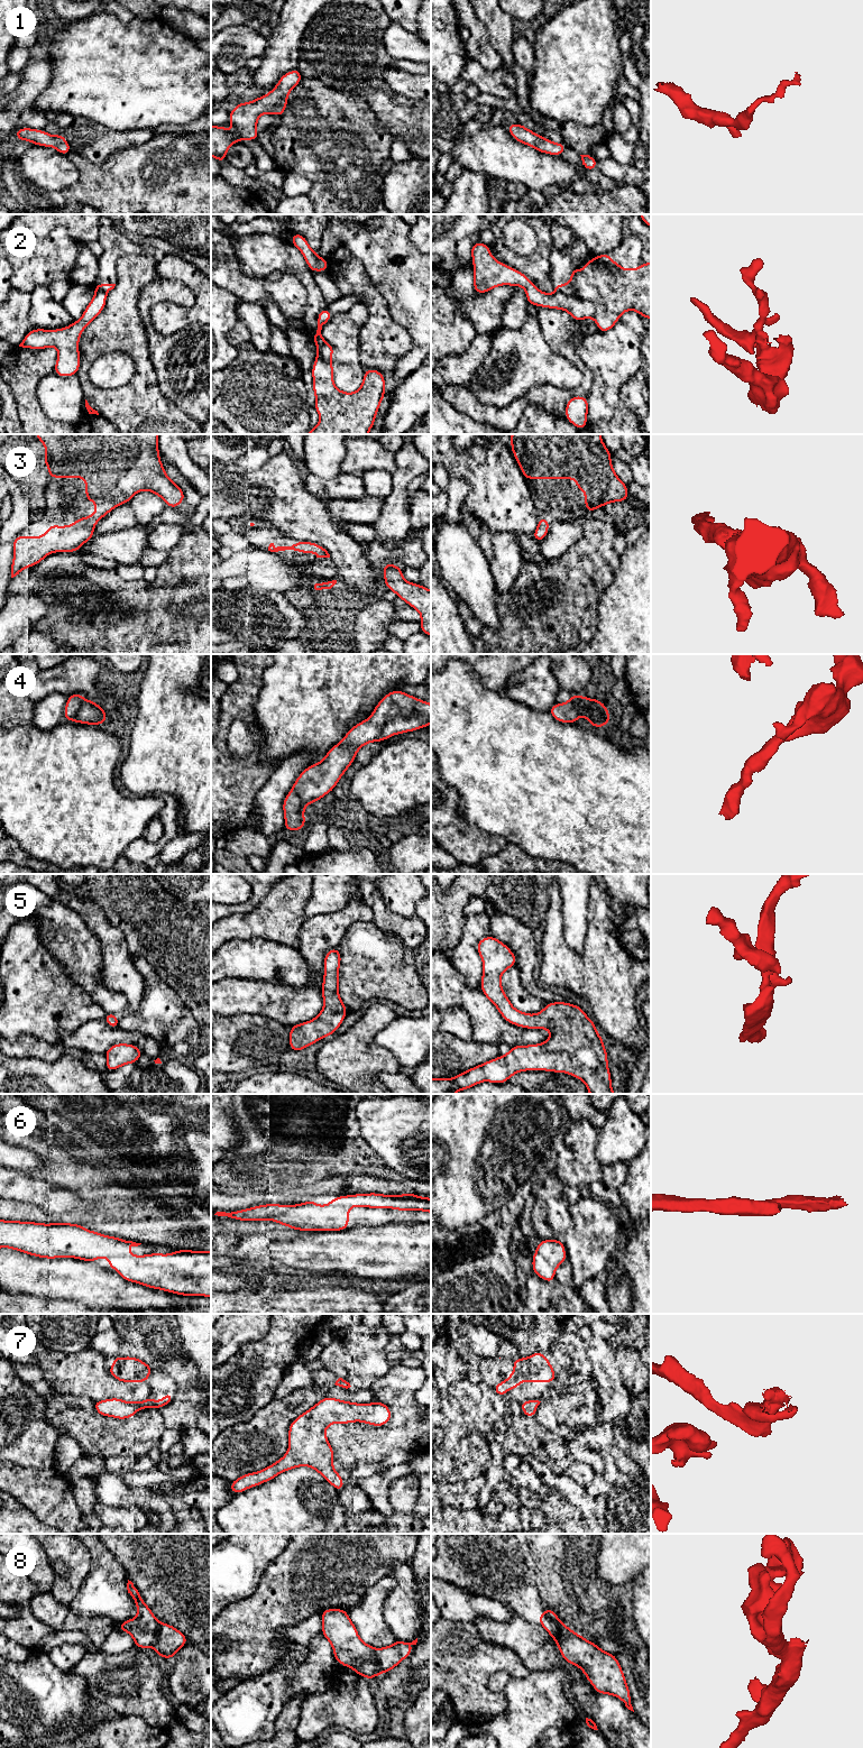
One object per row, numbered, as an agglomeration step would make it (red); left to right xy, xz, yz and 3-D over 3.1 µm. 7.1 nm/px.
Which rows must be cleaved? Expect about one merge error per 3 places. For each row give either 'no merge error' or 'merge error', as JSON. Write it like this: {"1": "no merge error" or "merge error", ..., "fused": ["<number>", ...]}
{"1": "no merge error", "2": "merge error", "3": "no merge error", "4": "merge error", "5": "no merge error", "6": "no merge error", "7": "no merge error", "8": "merge error", "fused": ["2", "4", "8"]}

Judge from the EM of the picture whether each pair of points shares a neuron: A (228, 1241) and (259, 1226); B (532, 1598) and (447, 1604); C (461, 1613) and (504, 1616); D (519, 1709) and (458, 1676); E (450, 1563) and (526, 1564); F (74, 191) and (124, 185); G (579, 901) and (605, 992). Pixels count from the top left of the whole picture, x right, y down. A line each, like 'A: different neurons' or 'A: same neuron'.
A: different neurons
B: different neurons
C: same neuron
D: different neurons
E: same neuron
F: same neuron
G: different neurons

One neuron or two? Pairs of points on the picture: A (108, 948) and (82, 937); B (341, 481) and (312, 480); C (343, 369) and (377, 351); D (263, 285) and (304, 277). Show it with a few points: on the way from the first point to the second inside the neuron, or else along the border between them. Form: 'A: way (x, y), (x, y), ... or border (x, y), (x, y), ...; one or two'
A: border (86, 923), (100, 942), (101, 973); two
B: way (334, 485), (320, 484); one
C: border (358, 334), (359, 360), (364, 369); two
D: border (273, 276), (293, 274), (305, 288), (308, 303); two

